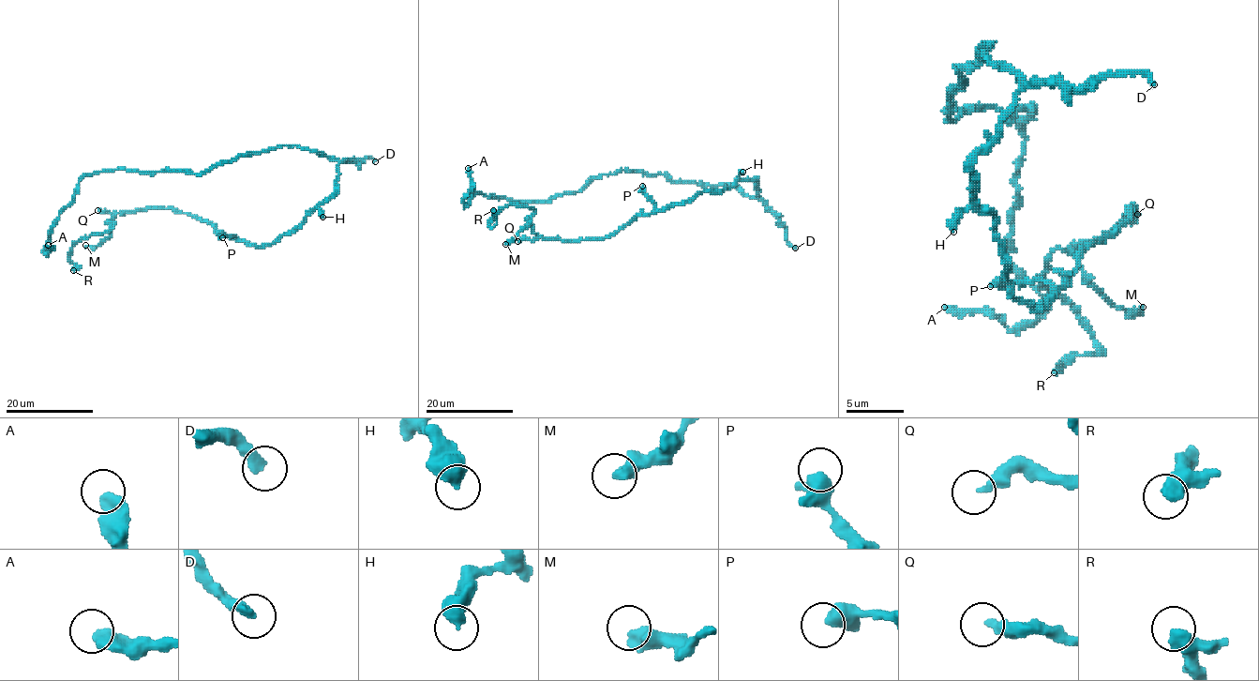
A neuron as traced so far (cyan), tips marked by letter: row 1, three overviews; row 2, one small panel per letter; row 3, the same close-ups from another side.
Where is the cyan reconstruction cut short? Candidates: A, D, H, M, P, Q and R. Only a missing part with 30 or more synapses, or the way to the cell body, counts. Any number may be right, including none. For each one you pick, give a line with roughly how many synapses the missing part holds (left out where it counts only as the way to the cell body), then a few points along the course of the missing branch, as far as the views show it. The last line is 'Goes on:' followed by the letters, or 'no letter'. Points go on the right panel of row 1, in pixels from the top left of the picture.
D: 300 synapses
Q: 80 synapses; course (1137, 214), (1154, 205), (1162, 194), (1169, 130), (1157, 113), (1157, 99), (1189, 84), (1212, 84), (1218, 79)
Goes on: D, Q

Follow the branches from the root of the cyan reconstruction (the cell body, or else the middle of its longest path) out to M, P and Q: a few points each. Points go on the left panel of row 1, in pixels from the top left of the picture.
M: (338, 168), (337, 190), (271, 243), (250, 247), (185, 212), (143, 208), (118, 212), (109, 235), (85, 245)
P: (338, 168), (337, 190), (299, 225), (274, 242), (250, 247), (235, 235), (222, 237)
Q: (338, 168), (337, 190), (299, 225), (260, 247), (221, 236), (209, 223), (171, 209), (97, 210)

